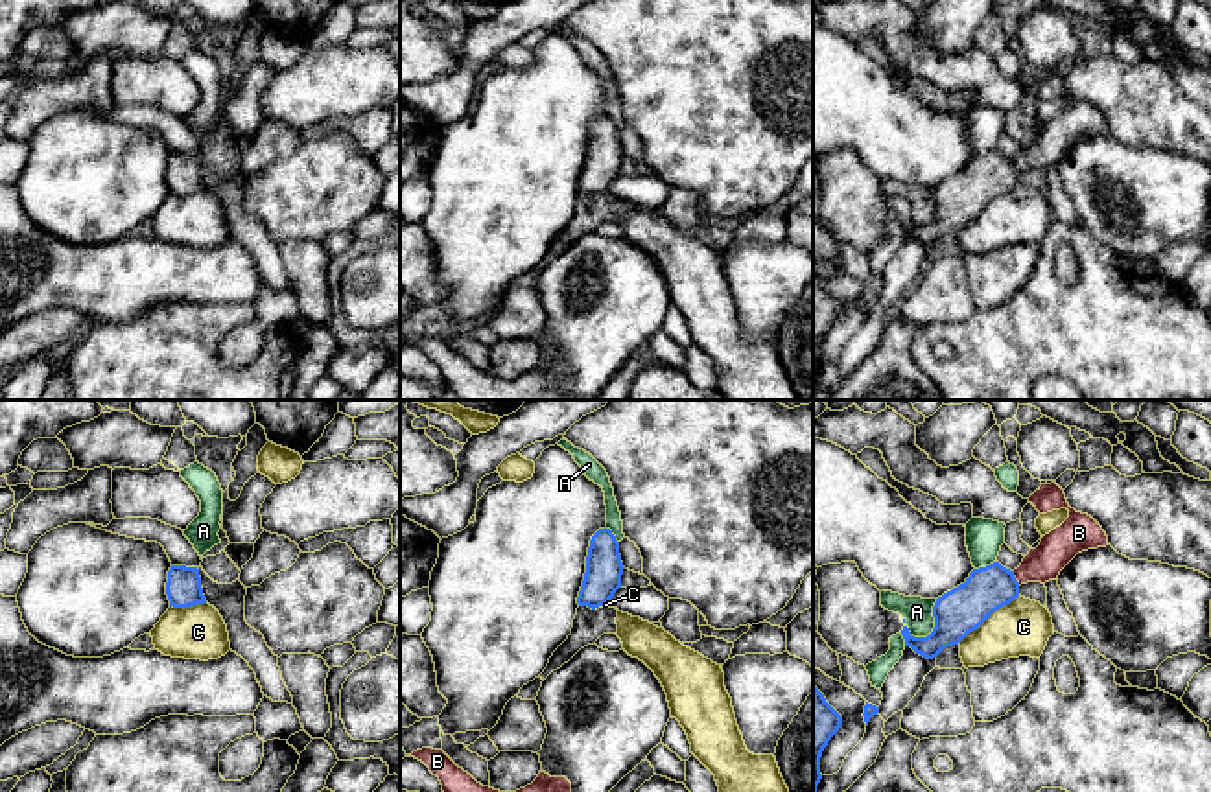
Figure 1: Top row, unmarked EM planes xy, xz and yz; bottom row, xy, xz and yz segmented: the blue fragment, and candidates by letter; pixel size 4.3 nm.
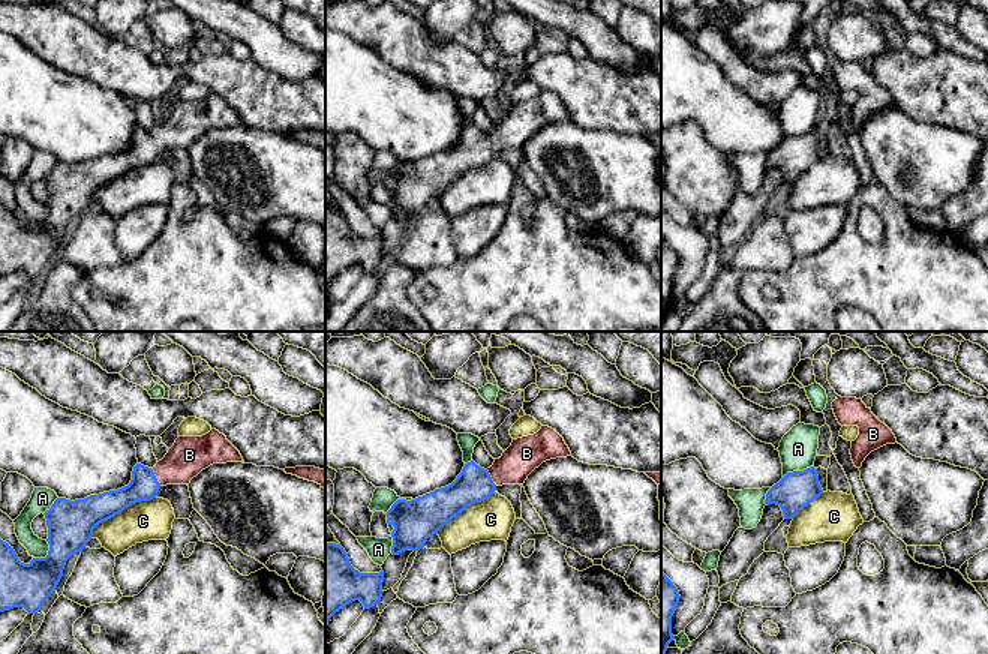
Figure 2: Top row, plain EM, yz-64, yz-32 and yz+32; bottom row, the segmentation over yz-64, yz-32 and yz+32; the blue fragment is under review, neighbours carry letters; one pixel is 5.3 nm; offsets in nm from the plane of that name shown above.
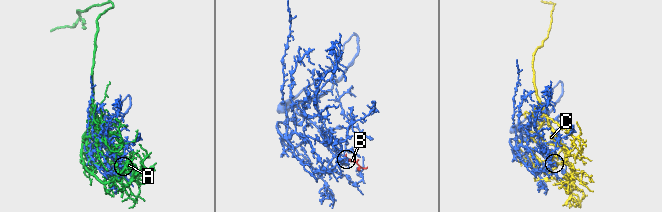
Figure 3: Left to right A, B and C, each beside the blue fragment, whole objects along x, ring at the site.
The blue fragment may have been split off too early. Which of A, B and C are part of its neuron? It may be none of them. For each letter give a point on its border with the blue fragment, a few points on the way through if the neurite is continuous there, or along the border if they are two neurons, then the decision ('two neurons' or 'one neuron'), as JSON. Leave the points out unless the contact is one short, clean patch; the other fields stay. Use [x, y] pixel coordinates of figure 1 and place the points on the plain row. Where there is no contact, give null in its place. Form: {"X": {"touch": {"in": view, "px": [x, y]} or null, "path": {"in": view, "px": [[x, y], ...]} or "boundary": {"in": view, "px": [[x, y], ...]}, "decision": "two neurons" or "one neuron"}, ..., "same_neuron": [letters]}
{"A": {"touch": {"in": "yz", "px": [935, 212]}, "decision": "two neurons"}, "B": {"touch": {"in": "yz", "px": [1014, 166]}, "path": {"in": "yz", "px": [[966, 194], [988, 175], [1014, 166], [1040, 153], [1058, 135]]}, "decision": "one neuron"}, "C": {"touch": {"in": "yz", "px": [988, 203]}, "decision": "two neurons"}, "same_neuron": ["B"]}

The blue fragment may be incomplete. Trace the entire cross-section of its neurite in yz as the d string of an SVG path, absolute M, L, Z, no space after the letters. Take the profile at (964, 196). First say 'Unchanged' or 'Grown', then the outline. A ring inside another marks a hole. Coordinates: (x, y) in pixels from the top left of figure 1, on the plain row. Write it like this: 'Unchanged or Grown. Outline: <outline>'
Grown. Outline: M1041 72L1029 90L1040 101L1067 96L1069 105L1045 122L1036 136L1030 136L1014 158L993 149L973 157L964 171L936 186L933 193L935 215L927 225L914 225L907 214L901 223L905 234L933 247L944 236L958 232L977 217L993 199L1019 184L1019 173L1027 169L1056 168L1060 158L1082 138L1106 134L1108 123L1088 101L1069 94L1064 77L1056 72Z

